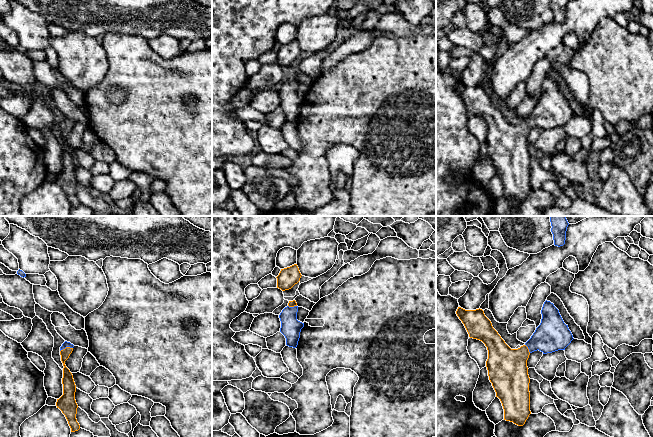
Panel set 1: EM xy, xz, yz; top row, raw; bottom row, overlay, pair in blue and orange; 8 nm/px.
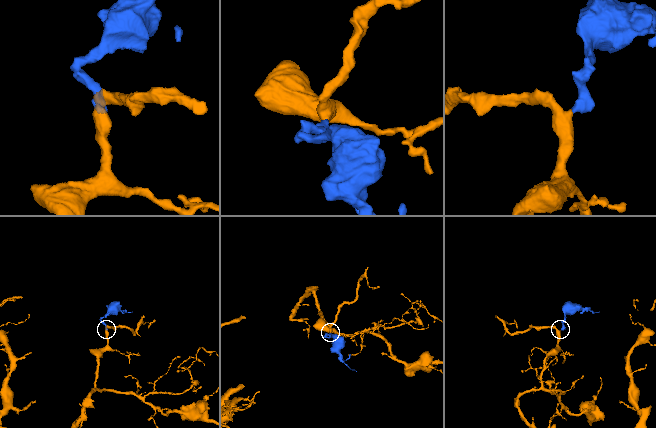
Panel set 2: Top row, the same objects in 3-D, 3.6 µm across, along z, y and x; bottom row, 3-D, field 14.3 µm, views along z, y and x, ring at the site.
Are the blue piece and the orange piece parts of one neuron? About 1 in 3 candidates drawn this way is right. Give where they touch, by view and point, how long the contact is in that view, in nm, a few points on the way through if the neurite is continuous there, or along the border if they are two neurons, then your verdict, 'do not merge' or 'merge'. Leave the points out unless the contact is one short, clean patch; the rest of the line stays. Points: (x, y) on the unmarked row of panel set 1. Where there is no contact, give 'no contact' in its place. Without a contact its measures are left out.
meets blue in xy at (66, 122); contact 110 nm long; runs through xy (66, 120), (66, 122), (65, 129); merge

